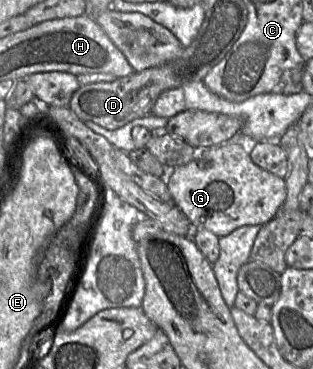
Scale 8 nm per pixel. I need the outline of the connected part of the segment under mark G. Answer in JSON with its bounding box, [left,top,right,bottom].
[165,134,287,237]

